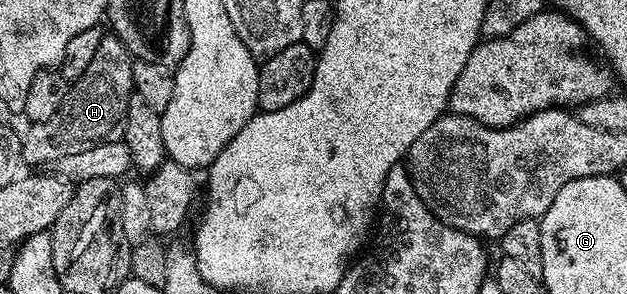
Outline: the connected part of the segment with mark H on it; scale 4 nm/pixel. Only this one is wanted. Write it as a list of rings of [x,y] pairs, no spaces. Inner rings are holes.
[[[105,34],[102,46],[94,54],[86,74],[78,78],[68,90],[66,102],[46,122],[29,123],[28,133],[20,142],[20,158],[25,165],[40,164],[43,160],[59,162],[70,154],[102,146],[102,142],[123,140],[128,125],[128,107],[134,98],[132,87],[133,55],[114,34]]]

